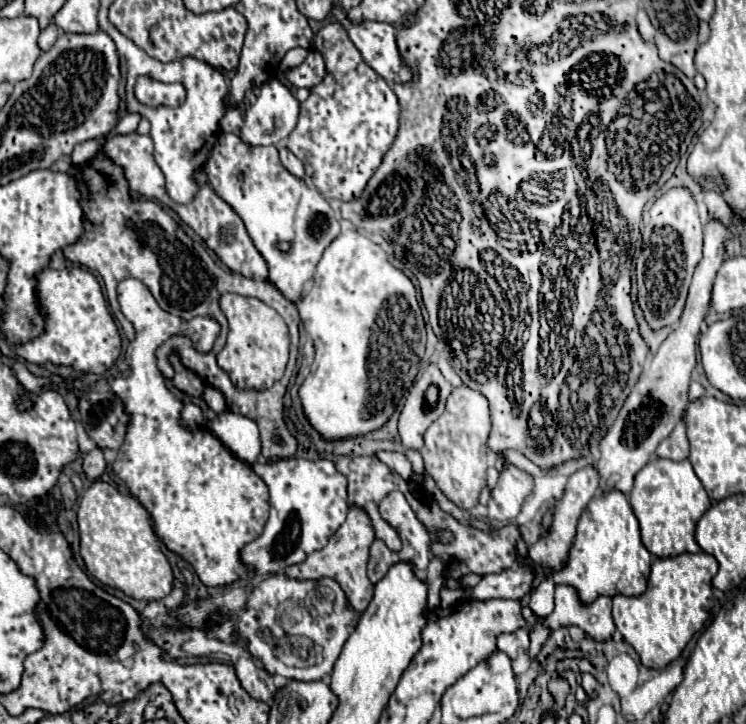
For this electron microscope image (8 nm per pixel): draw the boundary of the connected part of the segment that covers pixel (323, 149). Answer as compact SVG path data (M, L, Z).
M338 22L324 25L316 35L316 47L322 51L326 61L326 75L320 85L310 89L310 97L300 105L300 119L296 129L290 133L286 147L302 161L306 175L318 187L326 199L354 201L362 195L368 179L378 169L384 153L396 139L400 105L398 97L371 67L364 63L356 45L348 39L346 29Z

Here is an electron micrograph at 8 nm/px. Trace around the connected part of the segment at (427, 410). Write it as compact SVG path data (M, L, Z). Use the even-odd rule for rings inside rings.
M430 365L414 379L414 385L408 391L408 397L404 401L404 407L402 407L402 413L398 419L398 433L400 433L402 445L406 449L414 449L414 451L422 449L424 433L430 427L430 423L442 415L450 389L452 389L452 385L442 377L442 373L436 365ZM432 383L438 385L438 389L440 389L440 397L438 397L436 405L430 405L424 397L424 391Z

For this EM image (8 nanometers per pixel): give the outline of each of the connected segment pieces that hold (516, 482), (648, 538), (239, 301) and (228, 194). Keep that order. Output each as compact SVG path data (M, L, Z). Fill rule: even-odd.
M510 465L500 473L496 487L490 493L488 501L488 519L490 521L512 521L522 509L524 499L532 493L534 481L528 473Z
M656 459L652 463L648 463L642 471L638 471L636 479L634 479L634 487L628 495L630 499L630 505L632 505L632 511L640 523L640 533L642 533L642 543L644 547L654 555L654 557L674 557L674 555L680 555L680 553L698 553L700 551L700 545L696 543L694 539L694 529L696 529L696 523L698 519L708 511L710 507L710 499L700 483L700 479L696 477L690 461L666 461L666 459Z
M236 293L220 295L220 309L228 319L228 337L224 349L216 355L218 367L224 369L236 389L270 389L282 375L288 363L290 335L284 319L274 313L268 305L254 297L244 297Z
M222 133L206 163L210 187L224 199L244 221L246 231L268 263L268 281L288 299L298 301L302 287L312 279L316 263L326 245L340 233L340 223L326 199L308 189L302 179L286 173L274 145L246 145L234 133Z

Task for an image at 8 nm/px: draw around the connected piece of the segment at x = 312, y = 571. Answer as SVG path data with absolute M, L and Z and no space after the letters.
M350 507L346 521L330 537L328 545L320 551L314 551L302 565L286 567L284 573L286 573L286 577L298 579L298 581L304 581L304 579L318 581L322 577L334 579L346 593L348 607L362 613L362 609L366 609L366 605L370 603L370 597L372 597L372 583L366 577L366 563L368 563L368 551L370 551L372 541L374 541L374 529L370 529L370 519L366 517L366 513L362 509Z

